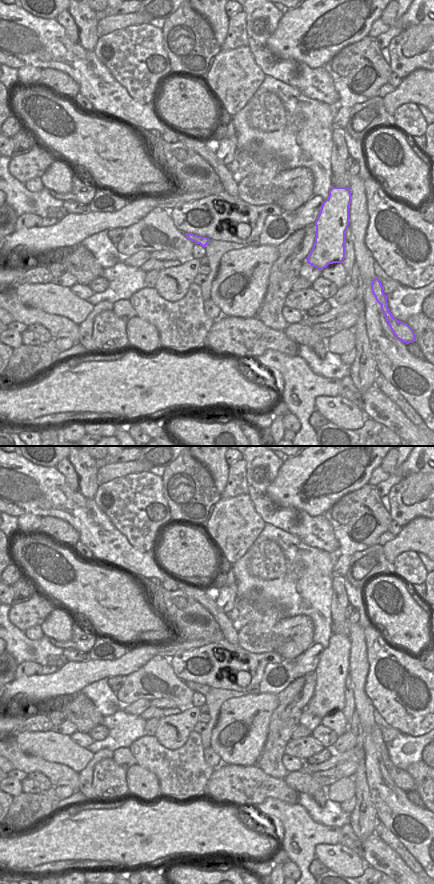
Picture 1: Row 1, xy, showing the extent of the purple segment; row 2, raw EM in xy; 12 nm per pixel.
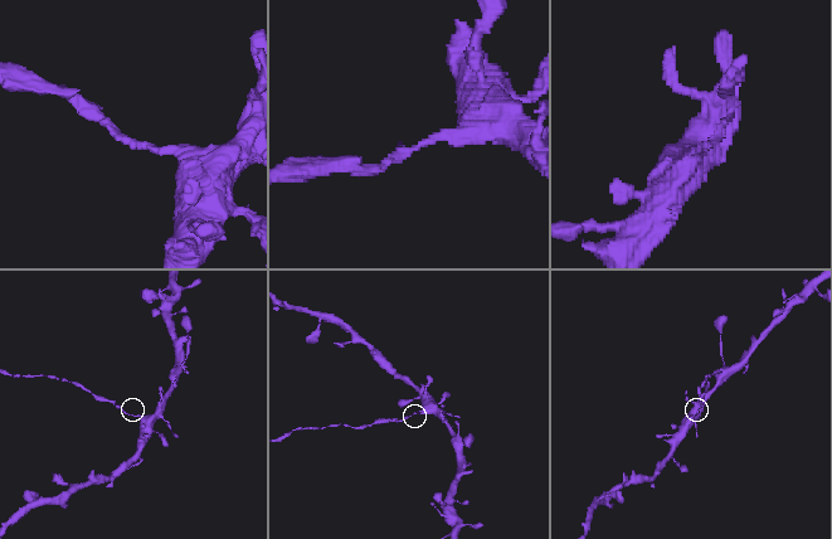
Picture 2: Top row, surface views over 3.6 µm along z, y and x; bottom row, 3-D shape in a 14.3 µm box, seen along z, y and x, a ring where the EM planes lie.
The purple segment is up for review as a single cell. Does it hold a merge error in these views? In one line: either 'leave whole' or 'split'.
split

